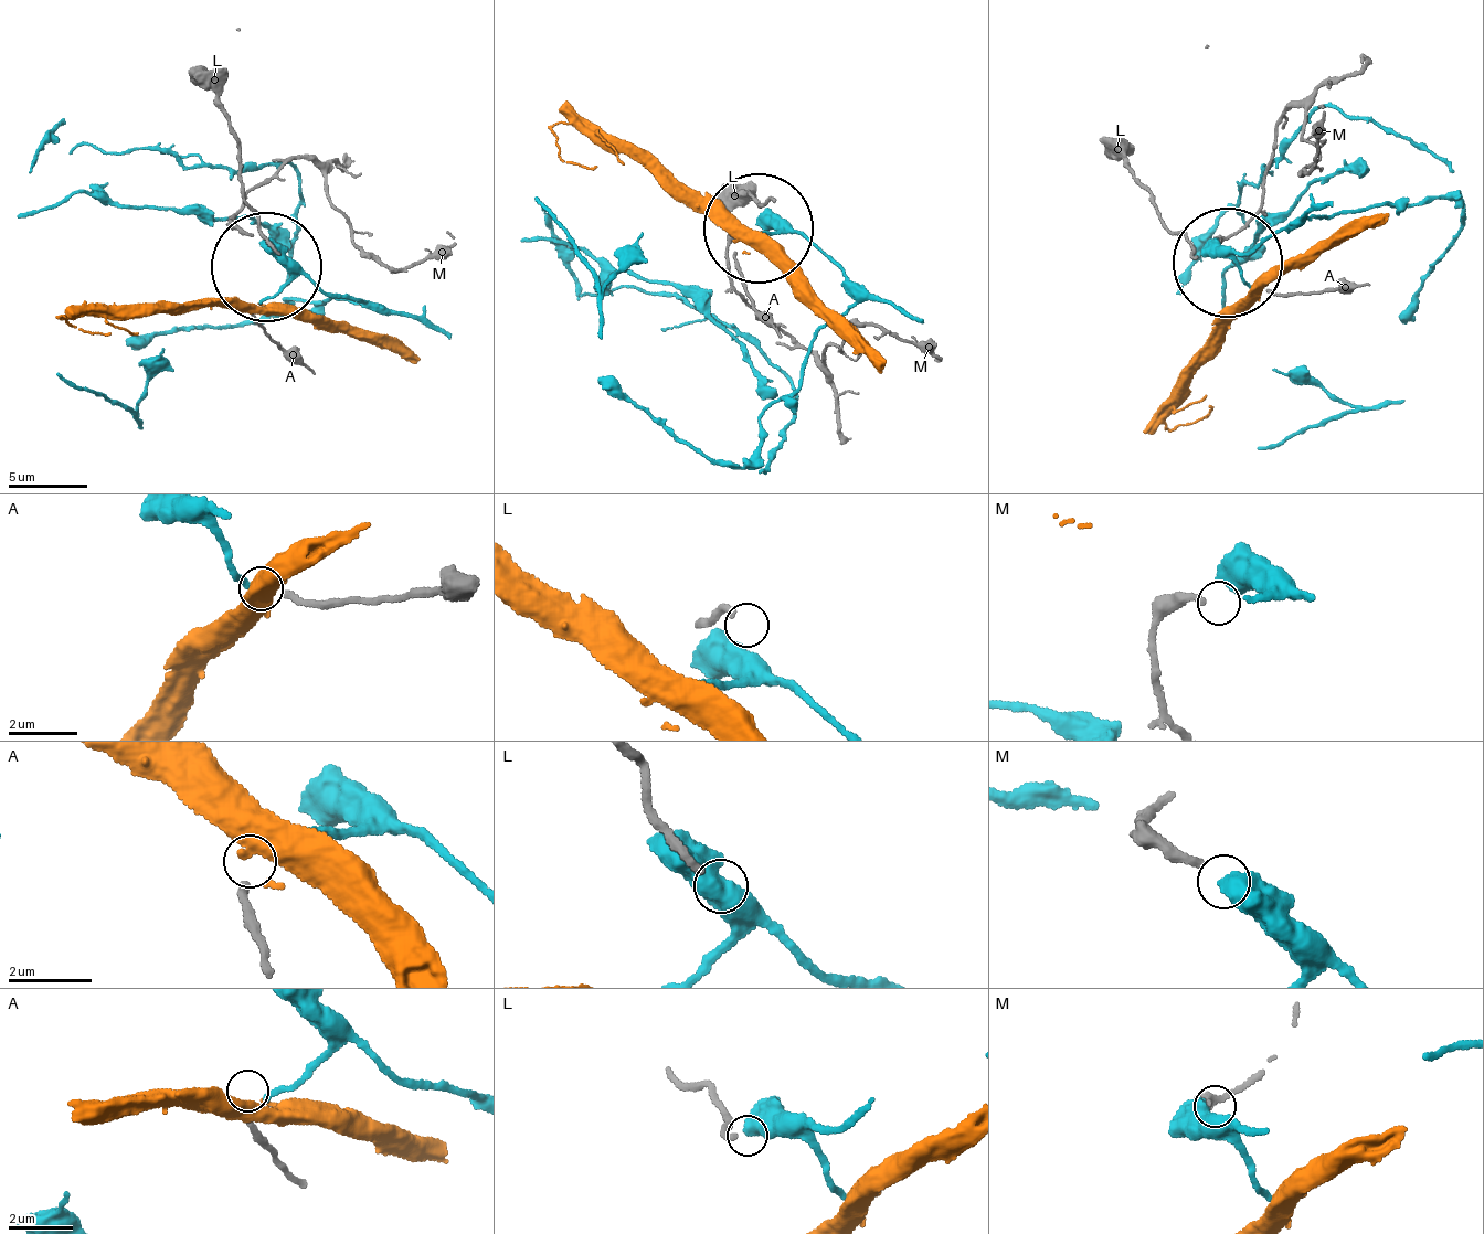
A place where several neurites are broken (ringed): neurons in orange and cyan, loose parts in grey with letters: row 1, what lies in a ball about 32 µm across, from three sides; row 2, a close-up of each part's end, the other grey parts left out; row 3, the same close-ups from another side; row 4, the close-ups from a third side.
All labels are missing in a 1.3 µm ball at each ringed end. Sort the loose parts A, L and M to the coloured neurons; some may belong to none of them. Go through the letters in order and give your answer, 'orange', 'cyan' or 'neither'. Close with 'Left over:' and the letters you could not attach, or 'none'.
A: cyan
L: neither
M: neither
Left over: L, M

